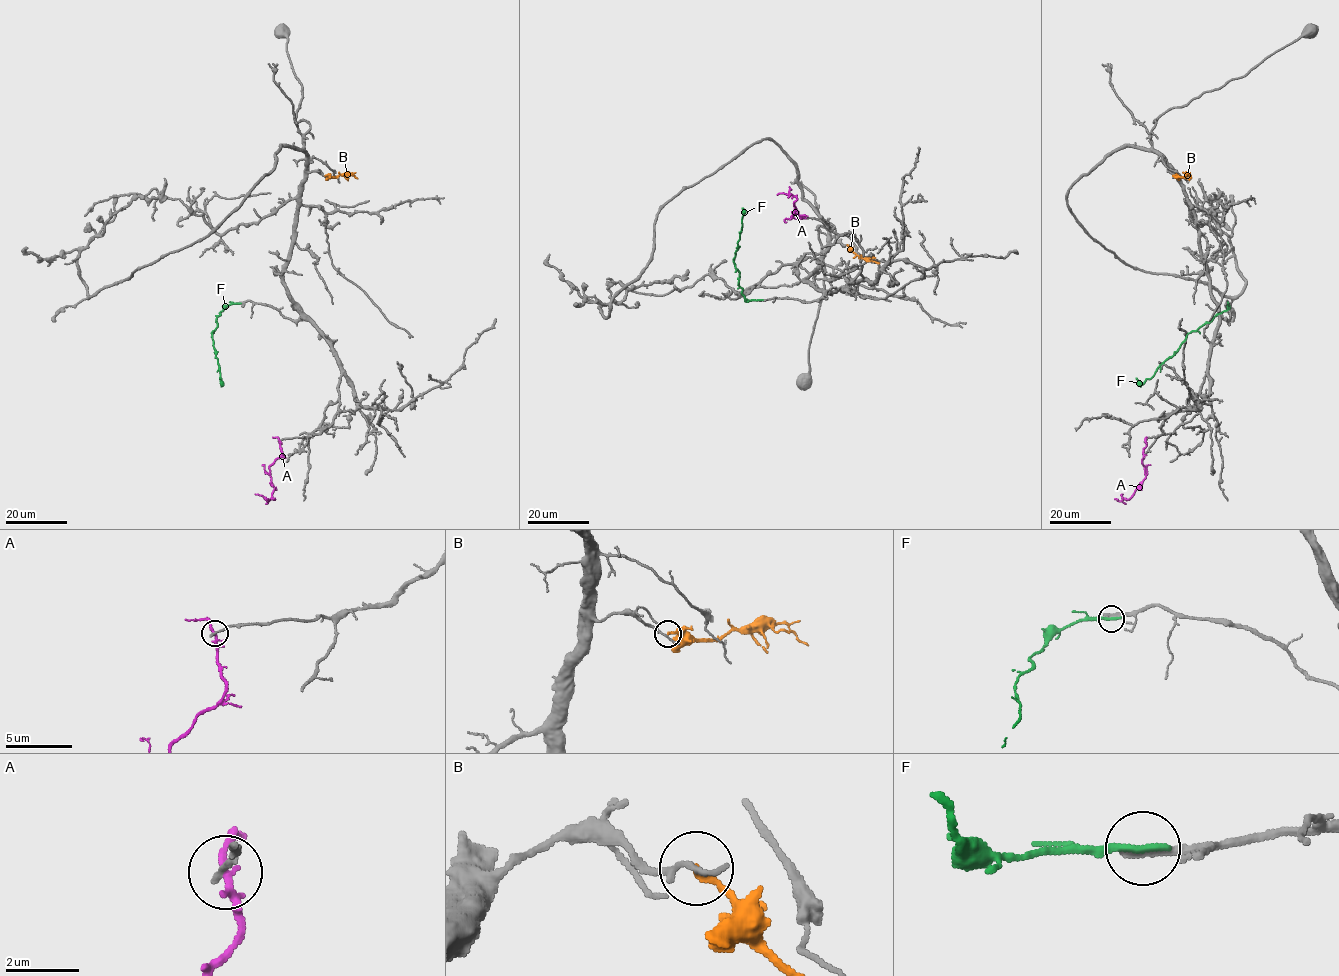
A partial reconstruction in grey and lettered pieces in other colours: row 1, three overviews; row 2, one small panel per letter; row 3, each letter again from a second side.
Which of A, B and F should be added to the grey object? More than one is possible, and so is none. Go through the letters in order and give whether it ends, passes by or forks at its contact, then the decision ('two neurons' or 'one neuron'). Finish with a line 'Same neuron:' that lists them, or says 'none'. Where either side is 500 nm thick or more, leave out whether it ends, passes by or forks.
A: it forks | two neurons
B: it ends | two neurons
F: it ends | two neurons
Same neuron: none

